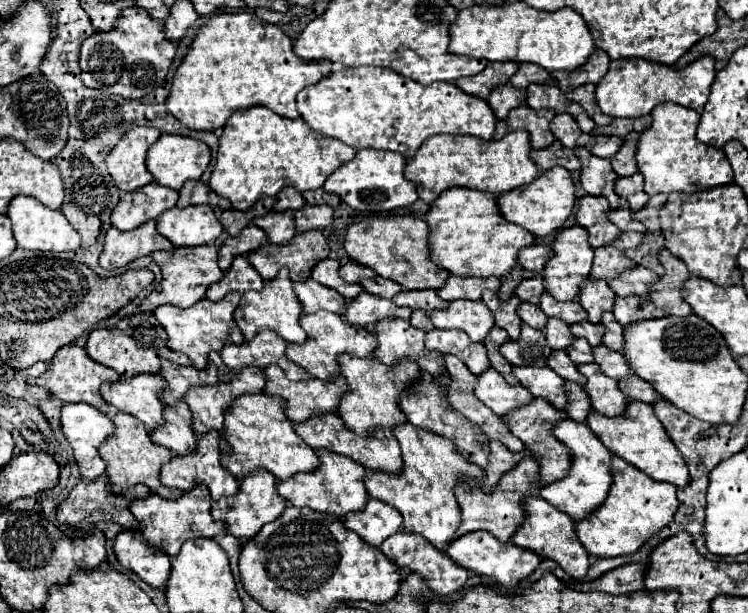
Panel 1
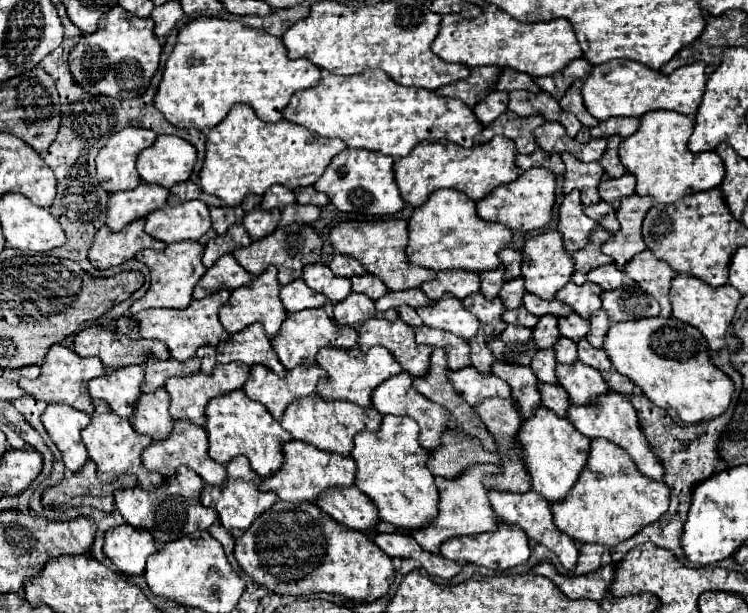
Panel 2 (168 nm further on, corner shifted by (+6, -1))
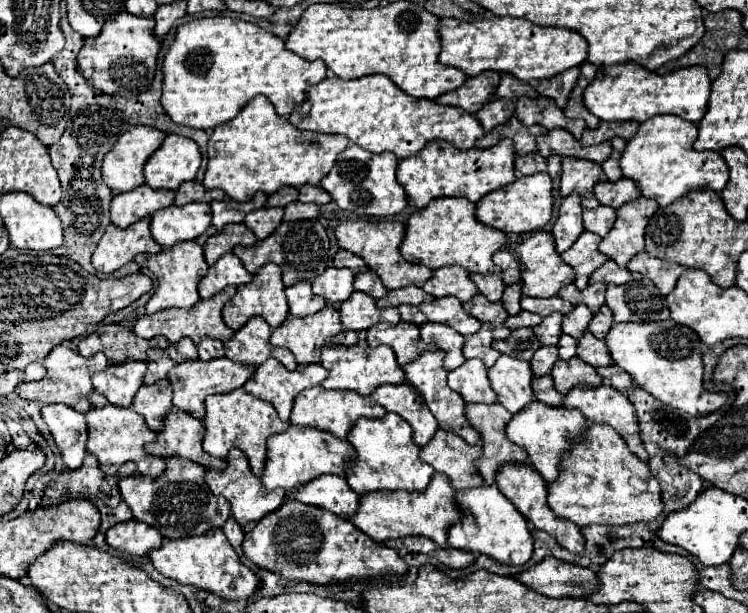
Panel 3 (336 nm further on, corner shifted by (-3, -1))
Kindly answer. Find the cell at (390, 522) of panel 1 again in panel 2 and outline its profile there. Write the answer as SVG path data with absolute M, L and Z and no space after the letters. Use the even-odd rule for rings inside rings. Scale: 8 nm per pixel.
M350 488L350 492L334 492L334 496L318 500L318 508L332 516L338 524L368 536L376 534L376 526L380 524L376 504L358 488Z

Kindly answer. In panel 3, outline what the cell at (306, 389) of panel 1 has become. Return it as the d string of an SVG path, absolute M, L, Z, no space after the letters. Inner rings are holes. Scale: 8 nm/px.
M269 358L261 366L257 366L255 374L243 388L249 394L255 394L257 398L273 404L279 418L283 422L289 422L295 396L305 388L319 386L325 378L327 370L321 364L309 364L289 372L279 360Z

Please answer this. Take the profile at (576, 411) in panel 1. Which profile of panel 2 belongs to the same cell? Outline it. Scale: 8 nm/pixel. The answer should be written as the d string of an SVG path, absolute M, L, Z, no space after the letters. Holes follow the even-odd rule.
M540 384L540 392L542 392L542 402L546 408L554 410L558 416L566 416L570 408L570 398L560 384Z

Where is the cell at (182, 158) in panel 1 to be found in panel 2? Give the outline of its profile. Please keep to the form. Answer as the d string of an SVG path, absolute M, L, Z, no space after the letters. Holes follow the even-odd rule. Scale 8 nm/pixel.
M158 136L150 148L146 148L138 154L136 168L144 182L158 184L162 188L172 188L176 182L184 182L190 178L194 164L196 164L196 148L190 142L186 142L178 136Z

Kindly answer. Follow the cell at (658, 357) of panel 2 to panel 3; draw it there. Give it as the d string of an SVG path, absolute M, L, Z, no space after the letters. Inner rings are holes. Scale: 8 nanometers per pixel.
M673 320L655 324L613 324L605 336L605 344L613 362L621 366L637 386L673 408L699 418L719 410L727 402L727 394L703 390L699 338L695 332L675 324Z

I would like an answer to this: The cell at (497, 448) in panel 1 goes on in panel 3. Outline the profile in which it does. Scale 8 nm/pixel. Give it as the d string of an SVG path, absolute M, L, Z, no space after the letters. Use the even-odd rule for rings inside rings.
M437 430L429 444L421 448L419 458L433 466L437 472L445 474L455 490L483 484L483 478L473 468L473 462L479 458L479 444L469 446L451 432Z

